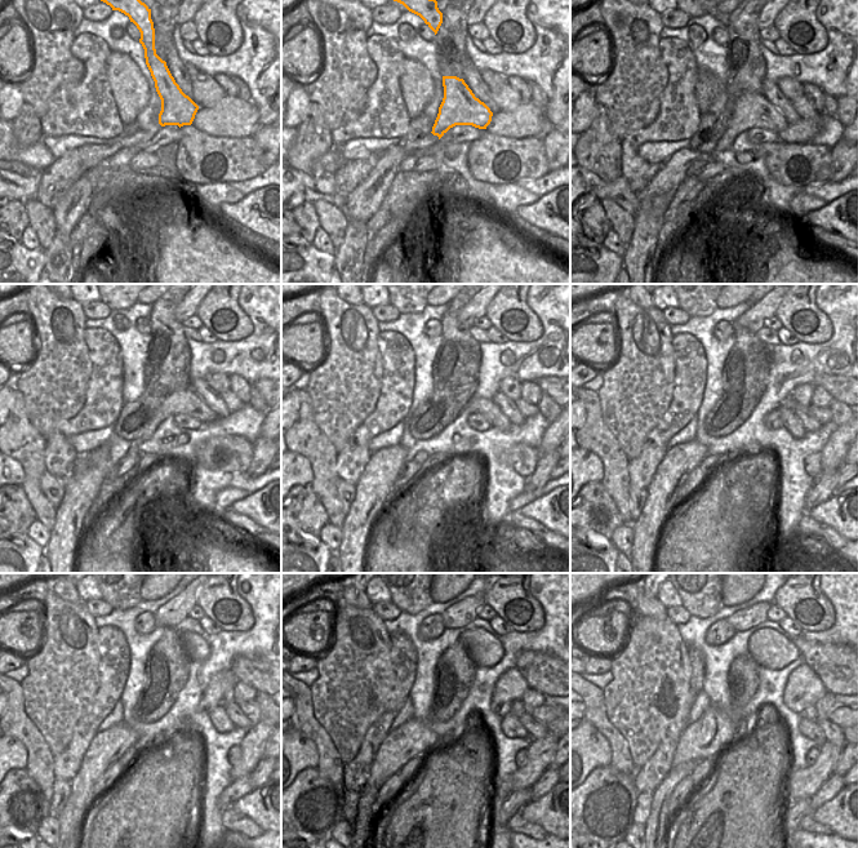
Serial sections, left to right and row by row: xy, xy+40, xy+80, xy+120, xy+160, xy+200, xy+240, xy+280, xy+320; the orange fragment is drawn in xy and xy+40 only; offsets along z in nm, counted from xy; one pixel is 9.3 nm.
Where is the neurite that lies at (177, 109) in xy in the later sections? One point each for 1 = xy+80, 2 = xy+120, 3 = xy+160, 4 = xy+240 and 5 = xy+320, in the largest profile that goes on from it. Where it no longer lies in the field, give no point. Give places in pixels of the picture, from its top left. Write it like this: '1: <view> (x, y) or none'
1: xy+80 (752, 110)
2: xy+120 (187, 402)
3: xy+160 (488, 408)
4: xy+240 (219, 719)
5: xy+320 (809, 729)

